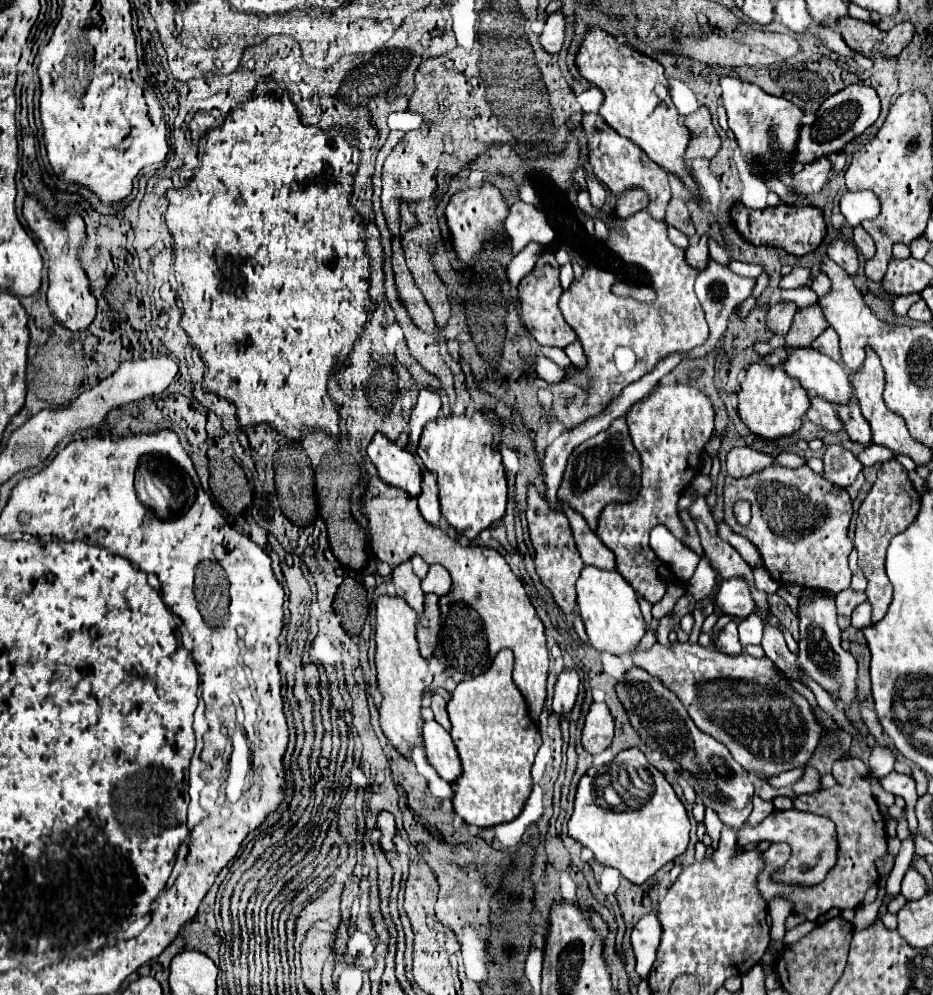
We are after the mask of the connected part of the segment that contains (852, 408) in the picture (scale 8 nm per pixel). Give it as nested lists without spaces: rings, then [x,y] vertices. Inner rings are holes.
[[[849,404],[849,406],[835,406],[835,410],[839,412],[839,418],[843,420],[843,426],[849,434],[849,438],[861,446],[869,446],[871,444],[871,428],[867,424],[867,420],[863,418],[861,410],[857,404]]]

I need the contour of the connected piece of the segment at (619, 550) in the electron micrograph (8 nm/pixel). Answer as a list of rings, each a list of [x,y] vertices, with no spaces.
[[[659,384],[647,398],[639,400],[633,404],[631,412],[627,414],[627,424],[629,424],[629,432],[631,432],[631,440],[635,444],[635,448],[641,454],[641,462],[643,462],[643,474],[641,474],[641,490],[639,496],[631,502],[631,504],[609,504],[603,512],[603,516],[599,518],[599,528],[597,528],[597,536],[601,538],[601,542],[613,550],[615,558],[617,558],[617,570],[621,572],[621,576],[635,588],[635,592],[639,596],[645,596],[649,602],[659,602],[671,582],[671,574],[665,562],[661,562],[655,552],[649,546],[649,532],[653,526],[657,524],[665,524],[679,540],[683,538],[683,524],[677,516],[677,500],[683,492],[683,488],[687,488],[691,484],[691,480],[699,474],[699,462],[701,462],[701,450],[705,448],[707,440],[713,434],[713,406],[709,402],[709,398],[699,392],[695,386],[687,386],[687,384]]]

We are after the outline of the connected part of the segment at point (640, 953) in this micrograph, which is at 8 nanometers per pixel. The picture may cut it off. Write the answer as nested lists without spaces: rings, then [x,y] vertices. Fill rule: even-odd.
[[[649,912],[647,916],[643,916],[631,932],[631,944],[637,958],[637,972],[641,978],[647,978],[655,962],[659,936],[661,936],[661,930],[659,930],[659,920],[655,912]]]

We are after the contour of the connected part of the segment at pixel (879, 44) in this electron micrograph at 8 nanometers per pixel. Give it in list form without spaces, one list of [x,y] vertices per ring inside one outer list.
[[[843,18],[835,26],[841,32],[847,46],[863,56],[873,56],[879,52],[885,58],[895,58],[913,40],[915,26],[911,22],[899,22],[891,30],[883,32],[873,24],[865,24],[855,18]]]

